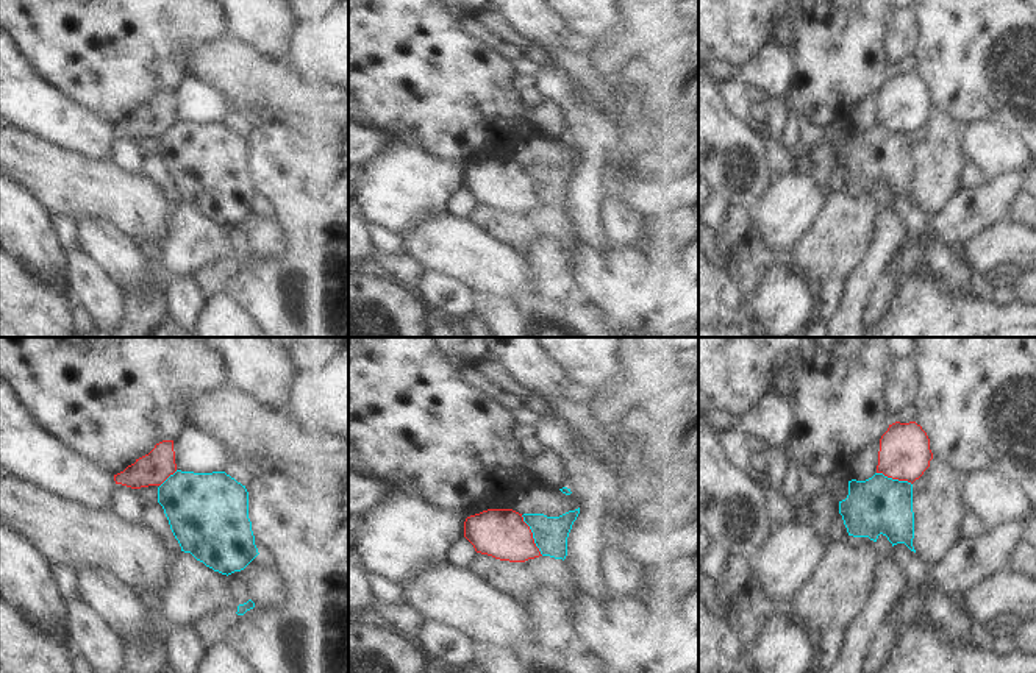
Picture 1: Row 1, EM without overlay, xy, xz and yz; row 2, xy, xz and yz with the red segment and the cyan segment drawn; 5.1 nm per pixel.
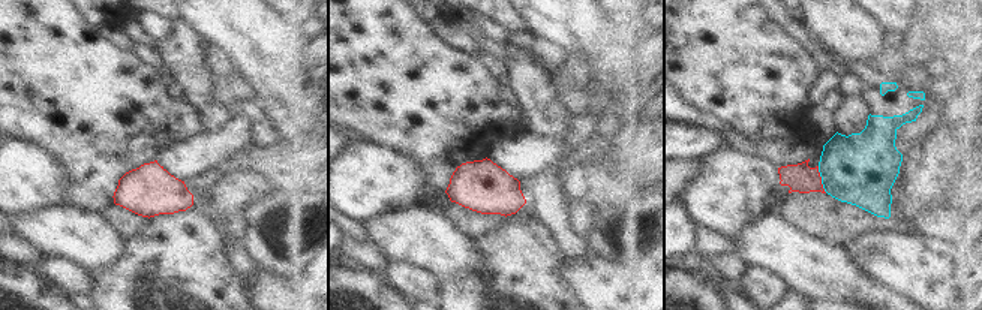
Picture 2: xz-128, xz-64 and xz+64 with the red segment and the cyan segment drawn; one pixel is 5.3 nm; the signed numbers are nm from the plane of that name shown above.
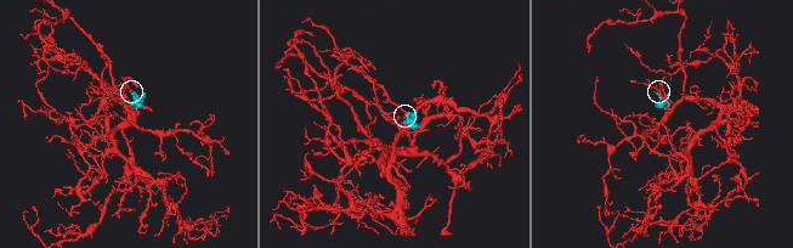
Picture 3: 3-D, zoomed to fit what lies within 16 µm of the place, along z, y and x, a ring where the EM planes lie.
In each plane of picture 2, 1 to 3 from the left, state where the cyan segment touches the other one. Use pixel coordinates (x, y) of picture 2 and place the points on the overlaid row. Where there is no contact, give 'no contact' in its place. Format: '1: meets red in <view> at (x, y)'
1: no contact
2: no contact
3: meets red in xz+64 at (820, 180)

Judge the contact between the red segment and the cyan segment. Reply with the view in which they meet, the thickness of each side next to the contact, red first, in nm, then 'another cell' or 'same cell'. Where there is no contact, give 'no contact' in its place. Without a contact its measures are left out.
meets red in xz; 260 nm thick on the red side, 180 nm on the other; another cell

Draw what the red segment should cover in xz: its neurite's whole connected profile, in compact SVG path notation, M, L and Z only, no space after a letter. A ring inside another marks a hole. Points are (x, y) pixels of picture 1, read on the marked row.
M488 509L467 517L464 537L477 553L500 561L525 562L542 556L522 514L513 509Z

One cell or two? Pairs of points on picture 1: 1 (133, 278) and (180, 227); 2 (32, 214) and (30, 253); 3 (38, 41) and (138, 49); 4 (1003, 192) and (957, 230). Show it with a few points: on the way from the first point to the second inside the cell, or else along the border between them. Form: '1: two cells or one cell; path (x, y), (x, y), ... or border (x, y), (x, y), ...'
1: one cell; path (149, 275), (180, 242)
2: one cell; path (30, 224), (30, 244)
3: one cell; path (63, 41), (78, 41), (100, 55), (113, 52)
4: one cell; path (993, 200), (980, 206), (968, 219)

